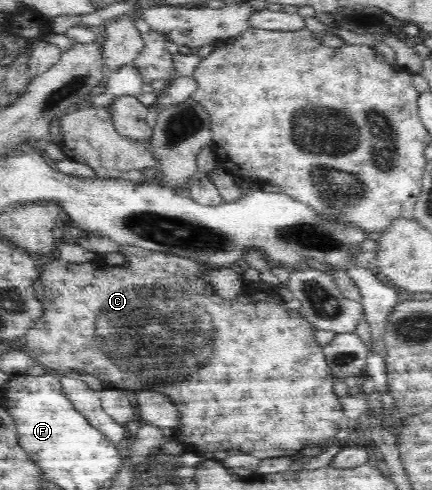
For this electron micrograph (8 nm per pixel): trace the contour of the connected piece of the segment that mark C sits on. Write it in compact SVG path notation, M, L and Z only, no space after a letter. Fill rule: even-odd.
M121 246L119 252L123 254L126 260L125 265L108 265L105 261L101 262L99 259L93 262L85 262L85 264L71 264L57 257L54 257L50 263L45 264L42 275L33 282L33 290L41 301L44 312L33 328L28 330L24 334L22 341L18 343L18 347L35 360L36 364L49 366L55 372L70 371L75 375L80 373L92 374L101 380L105 386L121 391L129 390L138 393L139 391L151 389L169 396L173 405L176 406L177 411L181 414L181 425L178 425L178 428L175 429L175 440L184 444L188 449L201 453L202 456L207 456L207 458L211 458L211 452L219 452L219 450L223 450L223 452L227 452L227 450L241 450L241 452L263 450L265 454L253 454L253 456L259 456L259 458L291 456L291 454L295 454L297 450L301 450L305 446L323 444L325 440L333 438L339 430L348 428L348 417L341 407L339 398L333 394L334 376L331 374L331 369L327 364L323 347L316 343L314 337L317 328L302 318L299 310L292 311L288 308L285 310L285 302L282 302L278 293L273 292L269 296L265 296L263 300L253 300L249 289L244 287L242 295L227 301L221 299L221 296L213 291L213 287L199 277L201 273L213 269L210 266L206 266L206 264L201 264L196 260L189 260L183 256L175 256L168 252L151 252L136 246ZM237 392L243 392L253 400L251 402L253 414L245 406L241 406L237 402L241 398L241 396L237 396Z

